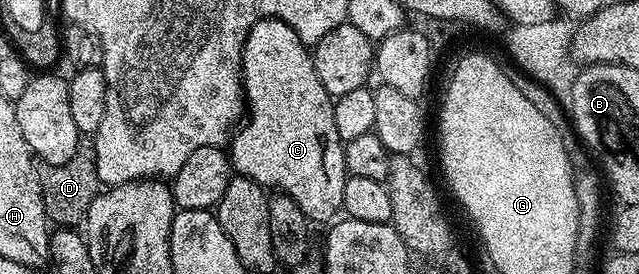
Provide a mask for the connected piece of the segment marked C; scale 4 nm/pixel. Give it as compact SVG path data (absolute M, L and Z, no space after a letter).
M262 18L252 24L242 49L242 93L244 121L235 129L228 143L233 173L251 178L263 188L286 194L300 206L311 223L329 223L335 217L333 214L342 210L344 184L348 177L342 151L344 143L340 132L336 132L334 99L324 84L320 84L320 76L316 76L311 51L291 26L284 24L284 20Z

